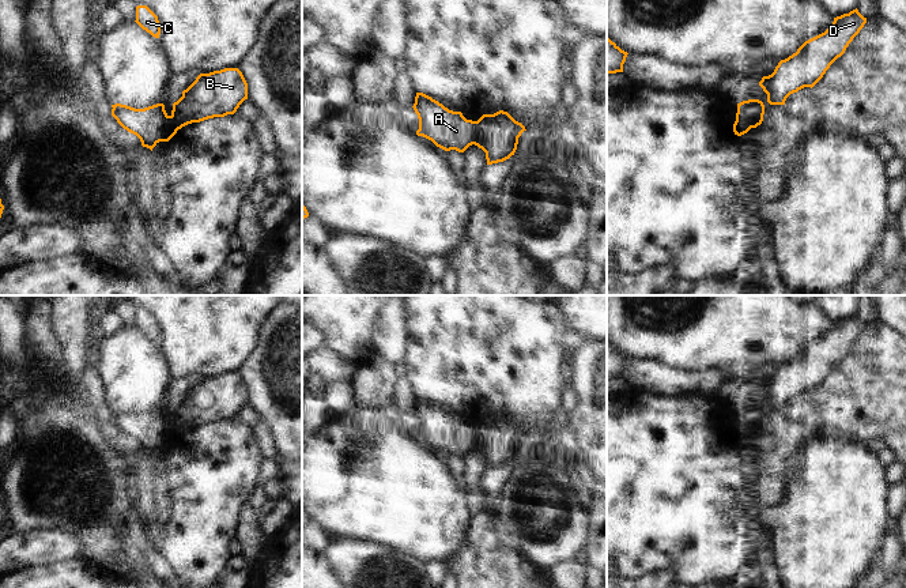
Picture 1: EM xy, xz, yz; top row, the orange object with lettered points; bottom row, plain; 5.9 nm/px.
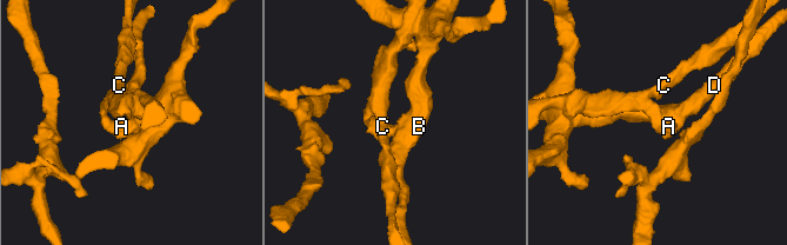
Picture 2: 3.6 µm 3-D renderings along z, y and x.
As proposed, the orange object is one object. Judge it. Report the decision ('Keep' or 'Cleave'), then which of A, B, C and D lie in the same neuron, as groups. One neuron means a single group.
Cleave. Groups: A C / B D

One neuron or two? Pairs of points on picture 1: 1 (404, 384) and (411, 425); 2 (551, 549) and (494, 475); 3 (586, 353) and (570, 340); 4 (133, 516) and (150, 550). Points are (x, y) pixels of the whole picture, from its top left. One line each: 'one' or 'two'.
1: one
2: two
3: two
4: one

